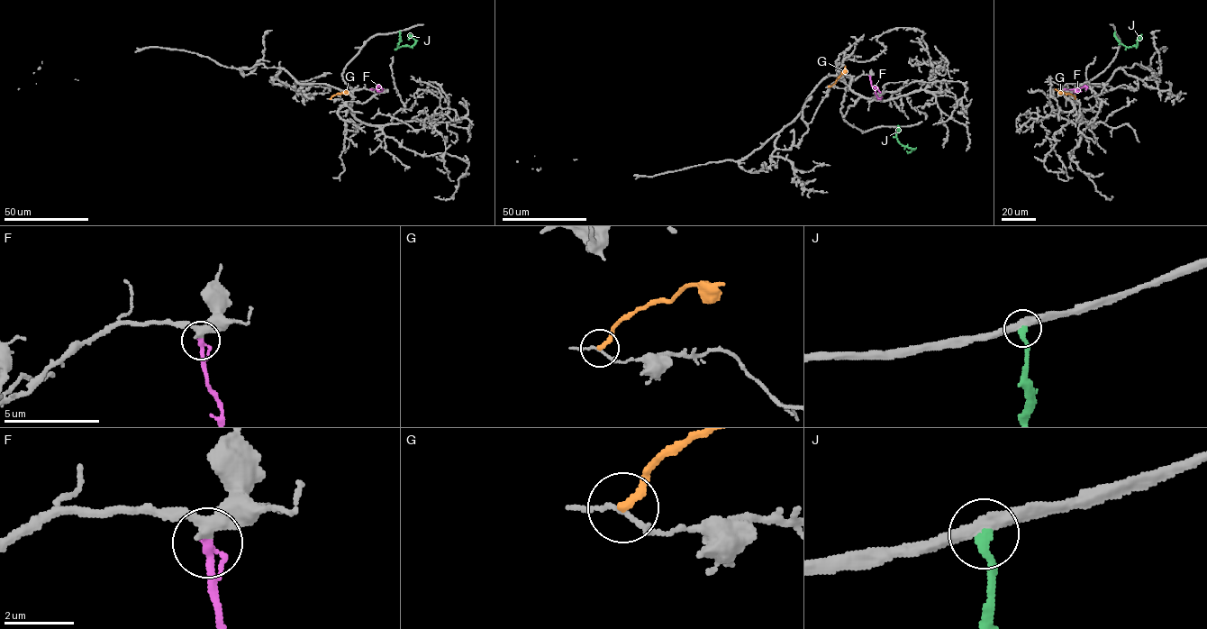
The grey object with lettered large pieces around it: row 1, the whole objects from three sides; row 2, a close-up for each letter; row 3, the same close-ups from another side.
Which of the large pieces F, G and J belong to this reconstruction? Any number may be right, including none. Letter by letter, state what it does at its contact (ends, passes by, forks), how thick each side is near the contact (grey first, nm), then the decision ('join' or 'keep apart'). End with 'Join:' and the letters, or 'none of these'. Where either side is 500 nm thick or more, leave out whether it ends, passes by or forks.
F: it ends | 320/200 nm | join
G: it ends | 100/220 nm | keep apart
J: it ends | 360/240 nm | keep apart
Join: F

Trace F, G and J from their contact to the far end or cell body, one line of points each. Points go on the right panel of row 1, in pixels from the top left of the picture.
F: (1065, 89), (1085, 86), (1085, 89)
G: (1075, 98), (1071, 94), (1054, 89)
J: (1114, 31), (1118, 41), (1128, 47), (1137, 46), (1139, 40)

